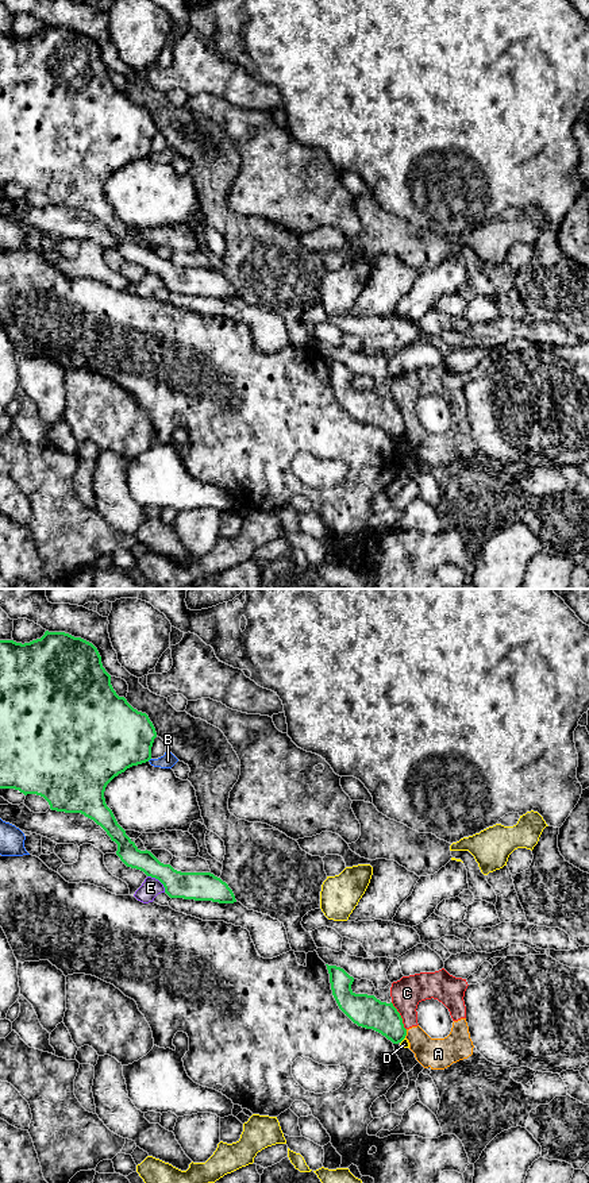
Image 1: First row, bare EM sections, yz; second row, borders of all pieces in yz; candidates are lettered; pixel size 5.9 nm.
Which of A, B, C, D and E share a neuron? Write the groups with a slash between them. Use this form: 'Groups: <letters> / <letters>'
Groups: A C / B / D / E

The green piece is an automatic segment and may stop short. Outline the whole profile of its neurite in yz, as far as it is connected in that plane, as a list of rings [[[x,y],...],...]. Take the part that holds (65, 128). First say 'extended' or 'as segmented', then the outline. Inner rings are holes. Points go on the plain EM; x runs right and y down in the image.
as segmented | [[[49,26],[41,34],[24,39],[0,35],[0,184],[15,184],[24,190],[36,189],[49,197],[51,205],[81,208],[93,215],[118,239],[116,250],[120,255],[158,274],[170,293],[234,298],[236,294],[232,285],[213,269],[181,267],[161,258],[150,246],[140,246],[105,199],[107,180],[127,163],[149,157],[155,132],[149,111],[116,89],[111,70],[92,38],[65,27]]]

